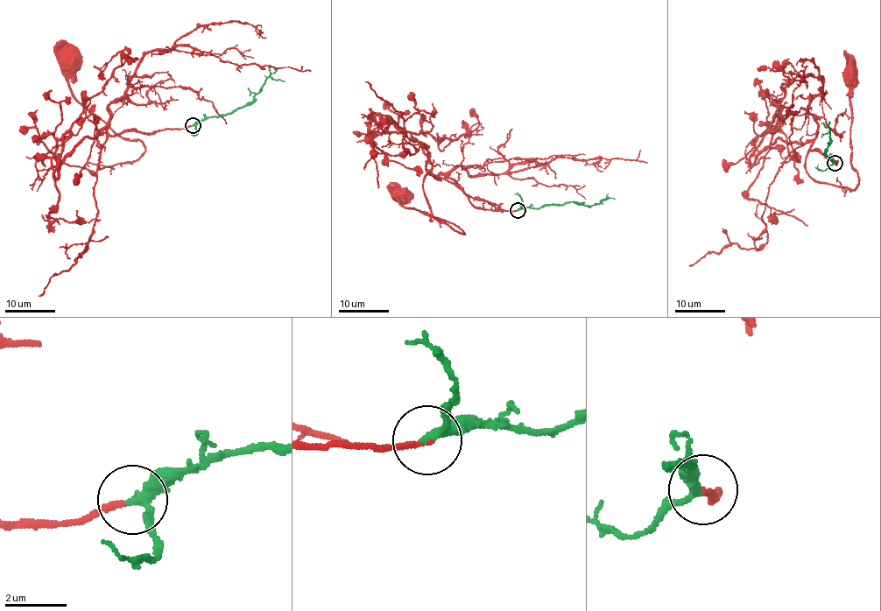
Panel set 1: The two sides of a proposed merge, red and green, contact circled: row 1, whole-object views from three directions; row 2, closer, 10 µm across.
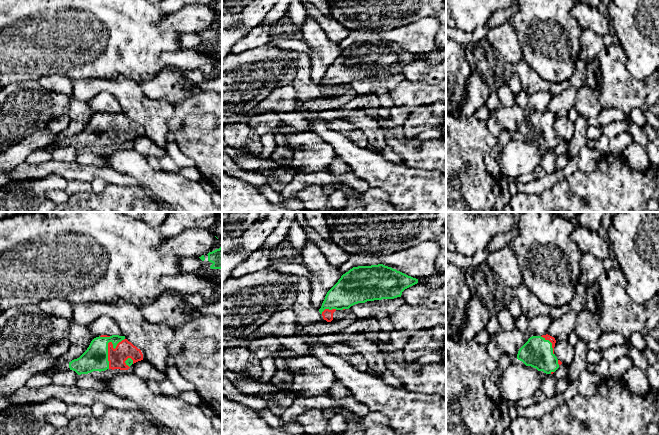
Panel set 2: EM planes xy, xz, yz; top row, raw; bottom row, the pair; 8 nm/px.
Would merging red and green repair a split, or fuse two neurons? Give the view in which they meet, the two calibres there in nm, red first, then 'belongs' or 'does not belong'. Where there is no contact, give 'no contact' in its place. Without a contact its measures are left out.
xy | 140/200 nm | belongs

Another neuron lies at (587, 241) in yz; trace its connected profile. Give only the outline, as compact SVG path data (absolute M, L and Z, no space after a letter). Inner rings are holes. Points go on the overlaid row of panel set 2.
M575 226L571 239L577 244L582 254L589 253L601 261L609 258L610 248L598 233L585 227Z

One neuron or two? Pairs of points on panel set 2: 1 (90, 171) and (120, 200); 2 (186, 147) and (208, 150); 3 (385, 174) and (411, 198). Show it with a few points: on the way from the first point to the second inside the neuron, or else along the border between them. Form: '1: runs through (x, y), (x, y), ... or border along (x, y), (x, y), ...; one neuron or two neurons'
1: border along (109, 183), (132, 186); two neurons
2: runs through (191, 148), (203, 150); one neuron
3: runs through (392, 178), (405, 191); one neuron

